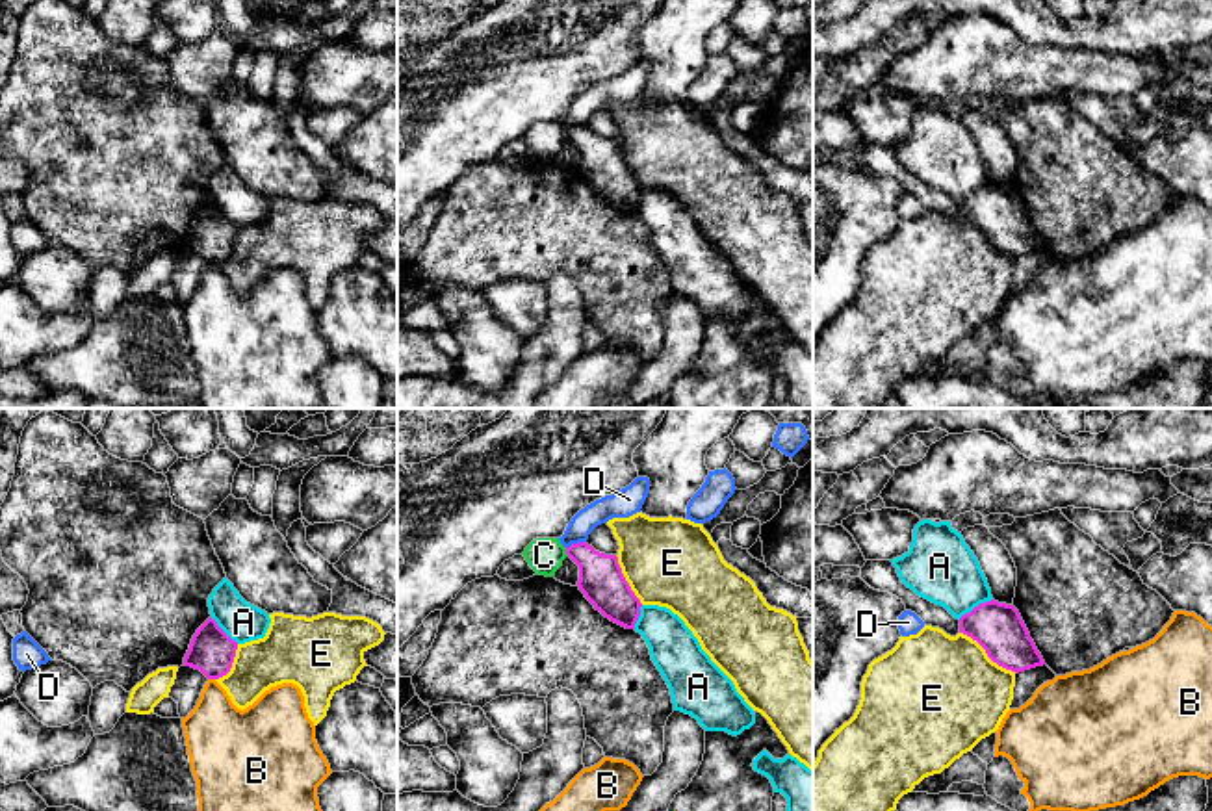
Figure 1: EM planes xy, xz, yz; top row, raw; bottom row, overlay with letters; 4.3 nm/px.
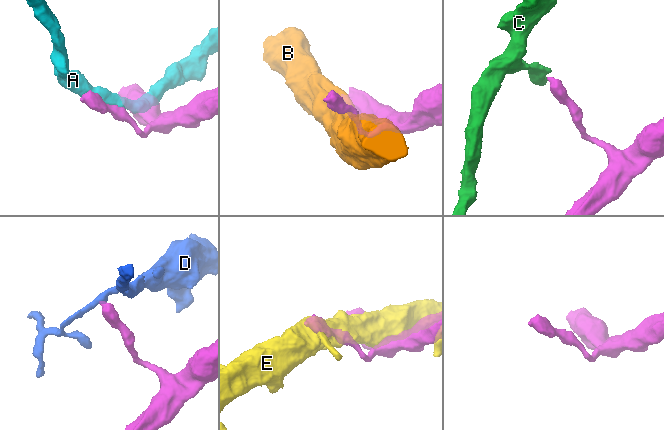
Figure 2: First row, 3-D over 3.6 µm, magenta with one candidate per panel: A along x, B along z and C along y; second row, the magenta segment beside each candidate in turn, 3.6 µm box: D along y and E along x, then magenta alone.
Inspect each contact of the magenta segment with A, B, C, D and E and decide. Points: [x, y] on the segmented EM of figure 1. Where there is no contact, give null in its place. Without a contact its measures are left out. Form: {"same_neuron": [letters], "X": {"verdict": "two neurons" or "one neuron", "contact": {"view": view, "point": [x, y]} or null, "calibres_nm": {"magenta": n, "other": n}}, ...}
{"same_neuron": [], "A": {"verdict": "two neurons", "contact": {"view": "yz", "point": [975, 607]}, "calibres_nm": {"magenta": 220, "other": 300}}, "B": {"verdict": "two neurons", "contact": {"view": "xy", "point": [212, 678]}, "calibres_nm": {"magenta": 200, "other": 280}}, "C": {"verdict": "two neurons", "contact": {"view": "xz", "point": [567, 552]}, "calibres_nm": {"magenta": 190, "other": 160}}, "D": {"verdict": "two neurons", "contact": {"view": "xz", "point": [576, 544]}, "calibres_nm": {"magenta": 190, "other": 110}}, "E": {"verdict": "two neurons", "contact": {"view": "yz", "point": [988, 656]}, "calibres_nm": {"magenta": 220, "other": 500}}}

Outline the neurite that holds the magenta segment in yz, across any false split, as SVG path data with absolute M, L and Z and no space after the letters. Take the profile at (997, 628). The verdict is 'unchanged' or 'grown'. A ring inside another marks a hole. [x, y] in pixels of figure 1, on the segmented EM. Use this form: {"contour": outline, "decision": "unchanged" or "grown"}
{"contour": "M995 599L980 603L960 618L960 633L976 640L993 663L1015 674L1045 664L1013 605Z", "decision": "unchanged"}

